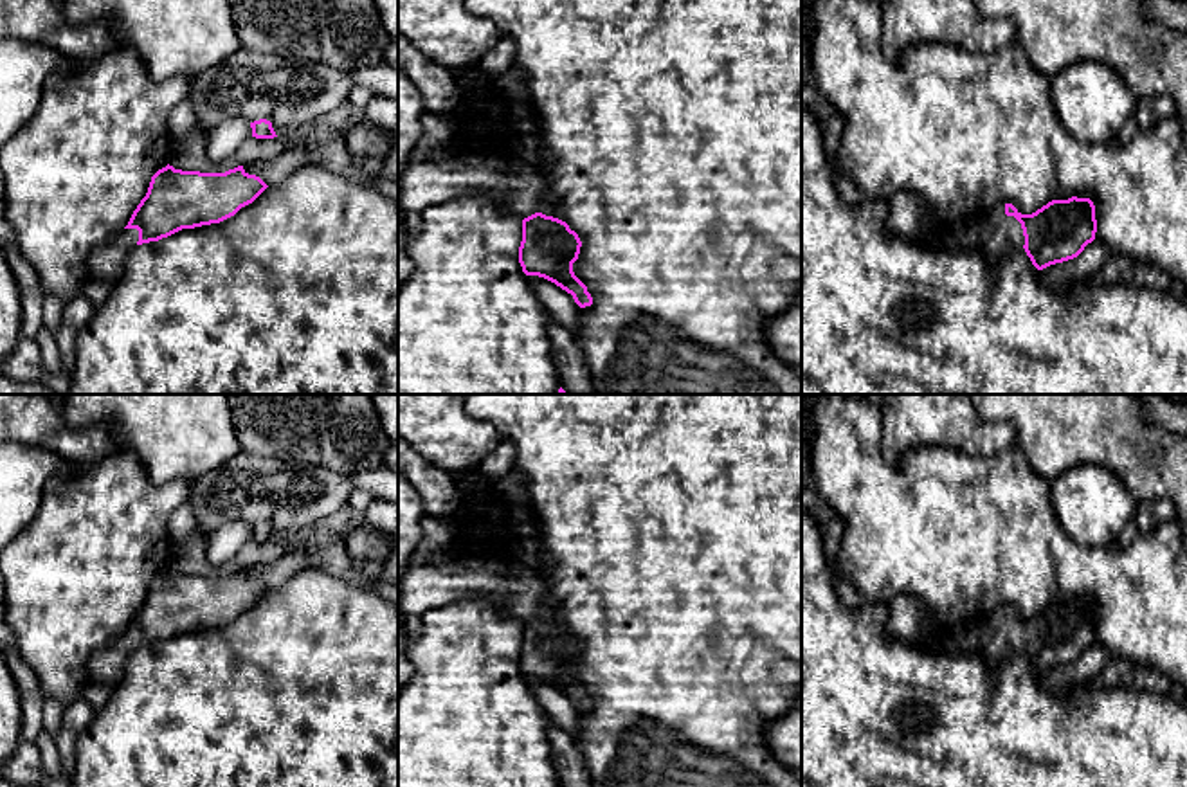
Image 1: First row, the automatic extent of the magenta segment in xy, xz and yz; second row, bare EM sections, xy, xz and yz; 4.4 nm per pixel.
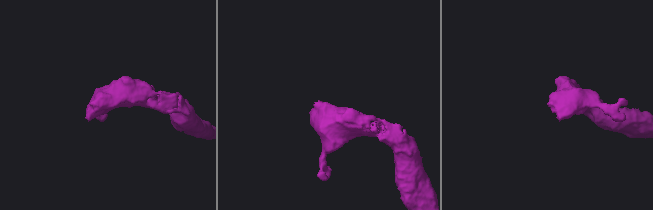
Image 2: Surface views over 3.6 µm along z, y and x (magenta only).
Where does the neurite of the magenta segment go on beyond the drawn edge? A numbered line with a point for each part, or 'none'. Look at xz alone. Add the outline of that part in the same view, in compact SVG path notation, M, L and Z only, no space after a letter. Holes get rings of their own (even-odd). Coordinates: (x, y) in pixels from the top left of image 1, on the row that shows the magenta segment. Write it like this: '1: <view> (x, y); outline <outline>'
1: xz (517, 188); outline M506 151L454 153L439 160L411 162L398 175L398 209L425 209L465 194L490 194L506 214L528 218L548 200L542 171Z

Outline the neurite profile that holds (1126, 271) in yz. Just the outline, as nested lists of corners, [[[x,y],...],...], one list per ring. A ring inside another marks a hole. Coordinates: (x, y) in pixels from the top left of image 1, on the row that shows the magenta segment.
[[[1111,256],[1090,279],[1102,285],[1126,285],[1160,292],[1167,292],[1173,281],[1160,267],[1129,256]]]

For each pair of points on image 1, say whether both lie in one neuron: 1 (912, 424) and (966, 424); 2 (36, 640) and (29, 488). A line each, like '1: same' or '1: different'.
1: same
2: different

